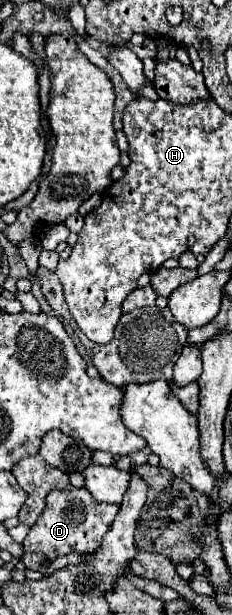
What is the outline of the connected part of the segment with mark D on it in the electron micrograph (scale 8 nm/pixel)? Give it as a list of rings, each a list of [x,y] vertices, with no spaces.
[[[70,488],[68,492],[52,490],[46,498],[46,508],[40,514],[38,522],[32,526],[30,534],[24,538],[24,556],[22,562],[30,570],[38,570],[42,566],[42,558],[58,558],[66,556],[70,552],[78,554],[92,554],[98,550],[98,542],[102,542],[102,536],[110,530],[110,524],[114,522],[118,514],[116,504],[104,504],[94,502],[94,496],[90,496],[84,488]]]

